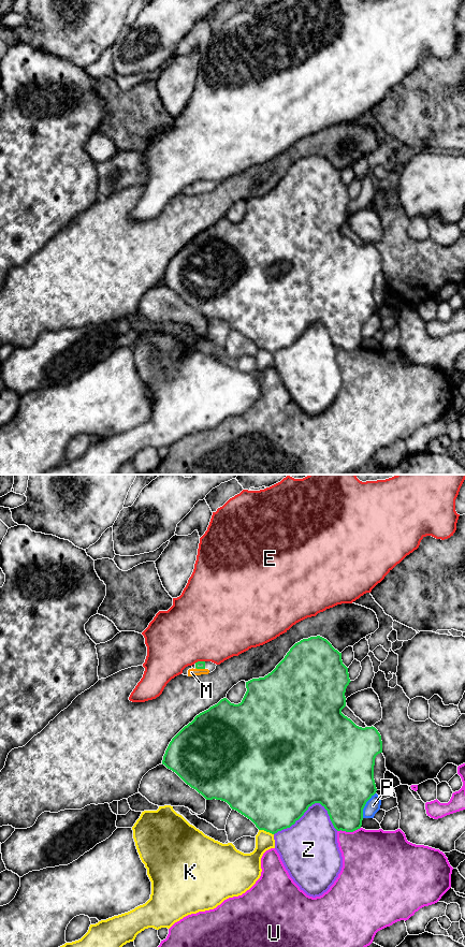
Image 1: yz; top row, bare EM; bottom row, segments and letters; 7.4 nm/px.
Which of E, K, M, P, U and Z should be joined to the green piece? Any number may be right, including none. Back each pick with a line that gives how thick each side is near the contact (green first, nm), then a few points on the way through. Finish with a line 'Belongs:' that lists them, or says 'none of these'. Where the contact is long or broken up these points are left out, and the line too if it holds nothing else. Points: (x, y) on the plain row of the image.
M: Thickness 60 nm (green) against 60 nm
Belongs: M

